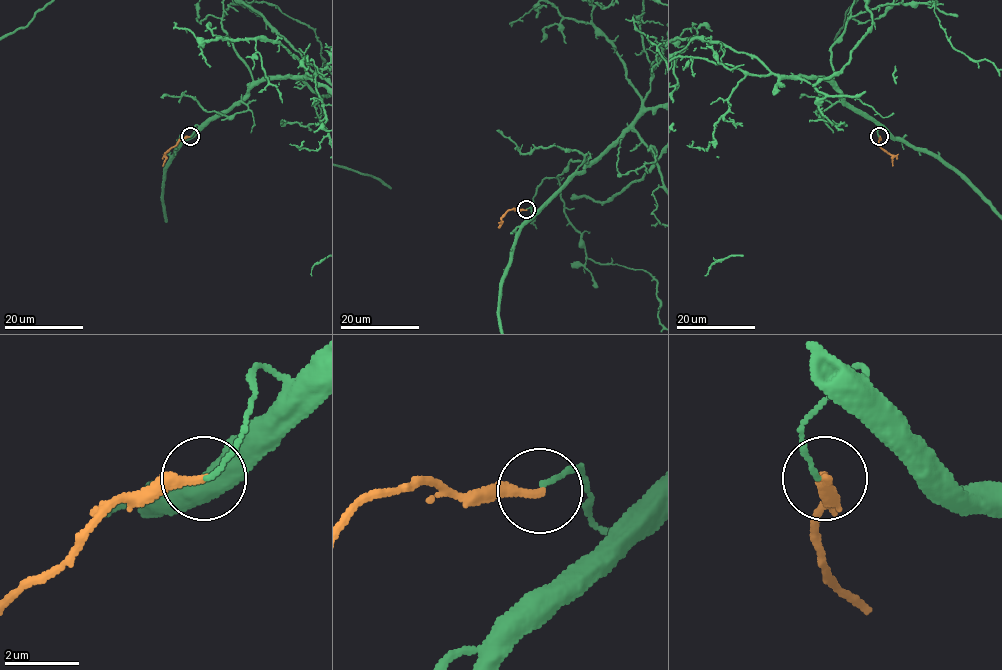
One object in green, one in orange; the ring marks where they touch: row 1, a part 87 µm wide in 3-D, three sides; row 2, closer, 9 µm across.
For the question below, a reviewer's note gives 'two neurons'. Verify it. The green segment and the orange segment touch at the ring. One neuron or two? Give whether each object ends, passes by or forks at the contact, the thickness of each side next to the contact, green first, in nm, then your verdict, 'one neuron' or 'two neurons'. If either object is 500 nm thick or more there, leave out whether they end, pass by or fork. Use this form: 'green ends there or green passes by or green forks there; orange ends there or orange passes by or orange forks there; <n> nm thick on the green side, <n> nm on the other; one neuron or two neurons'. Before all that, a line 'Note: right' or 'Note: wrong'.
Note: right
green ends there; orange ends there; 90 nm thick on the green side, 280 nm on the other; two neurons

